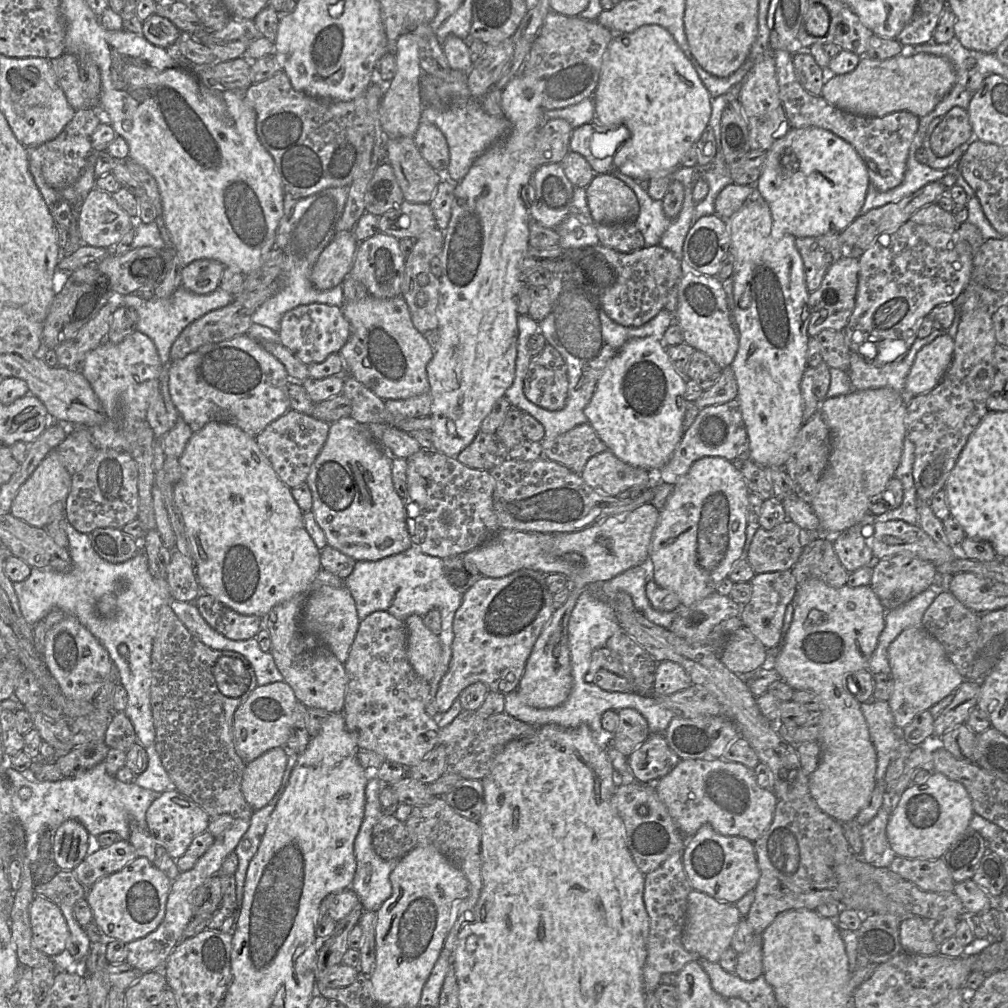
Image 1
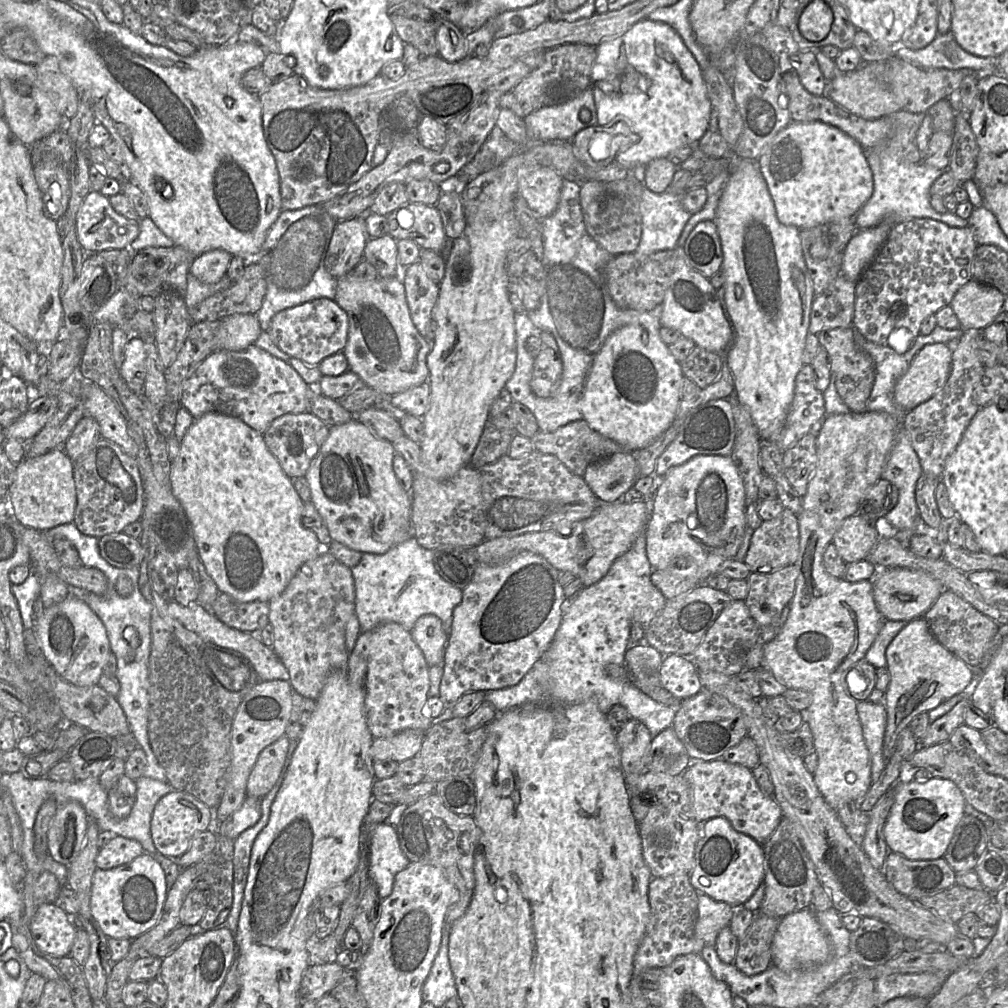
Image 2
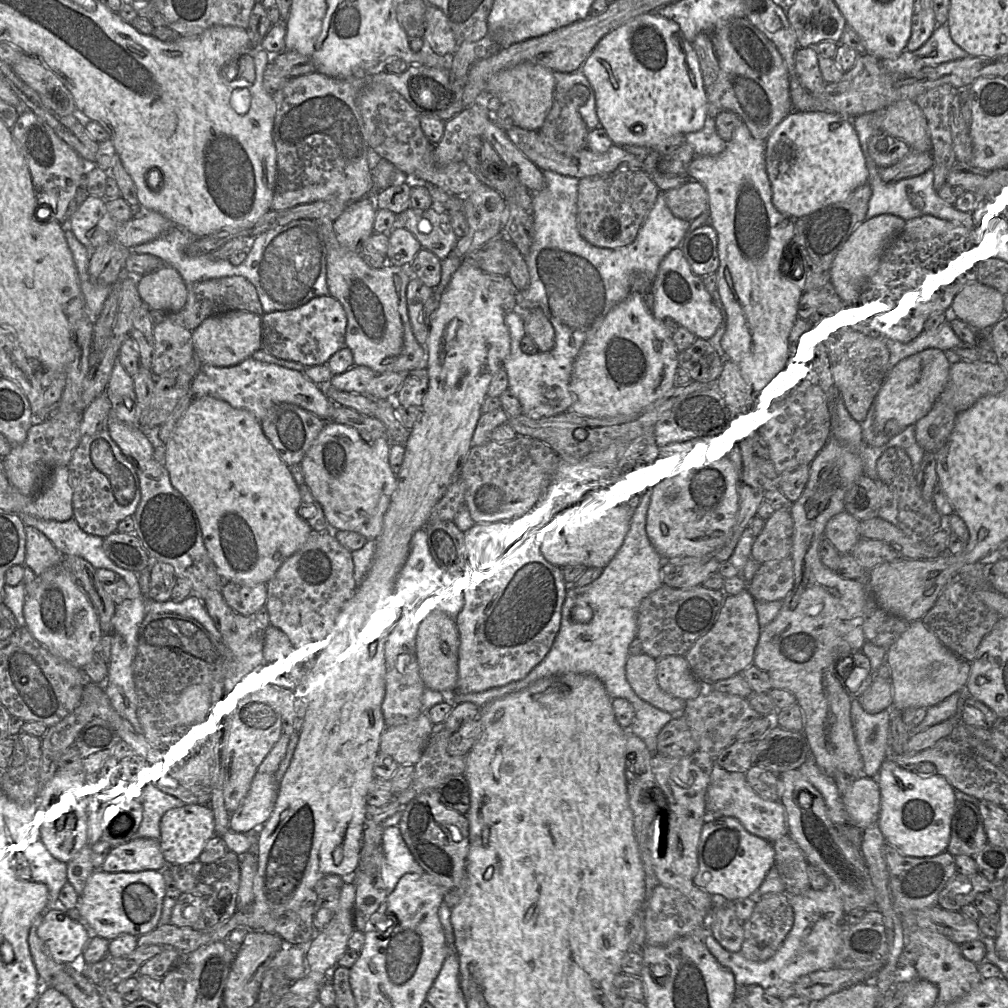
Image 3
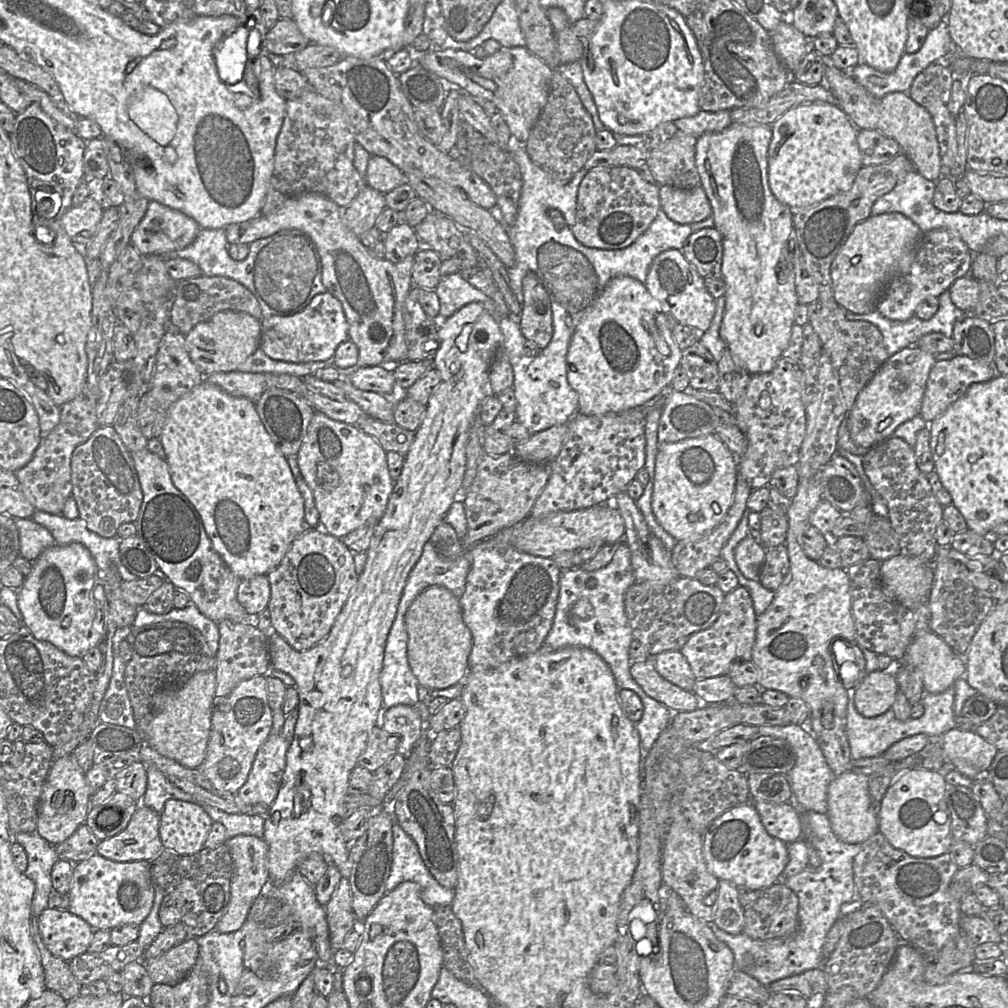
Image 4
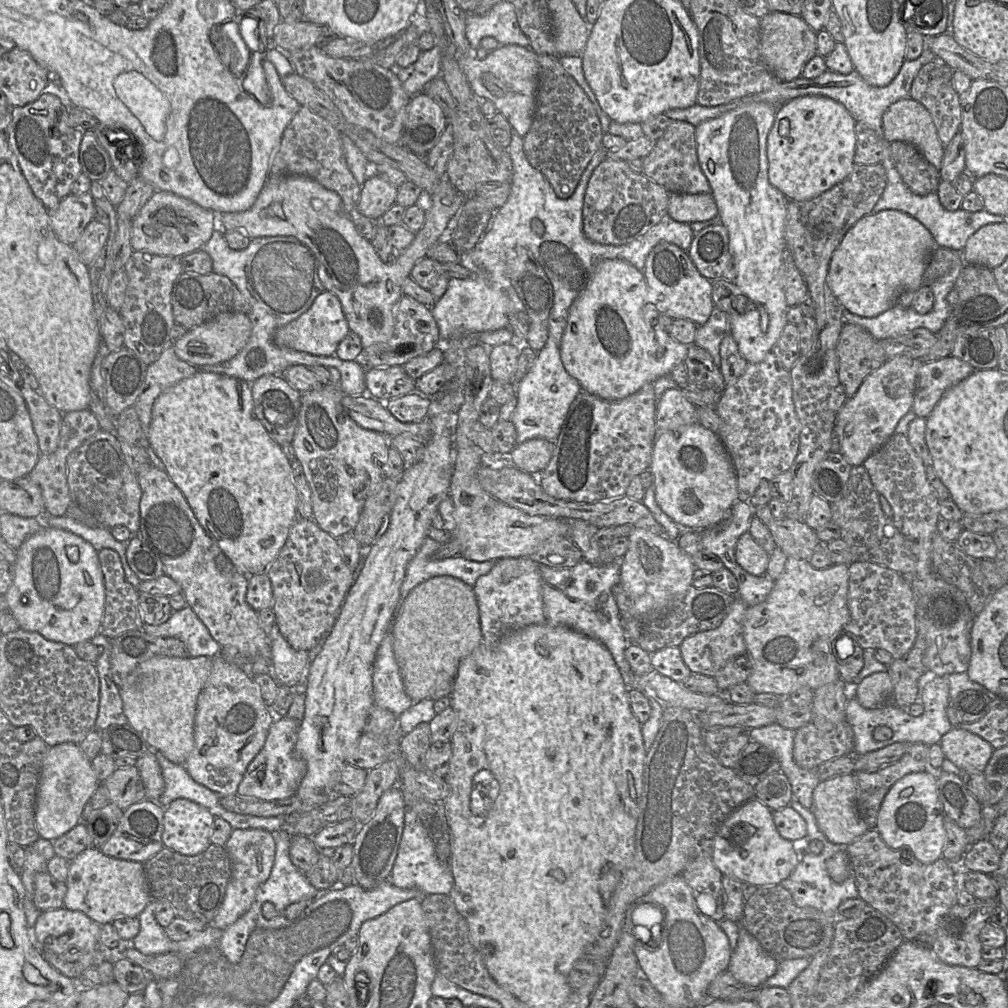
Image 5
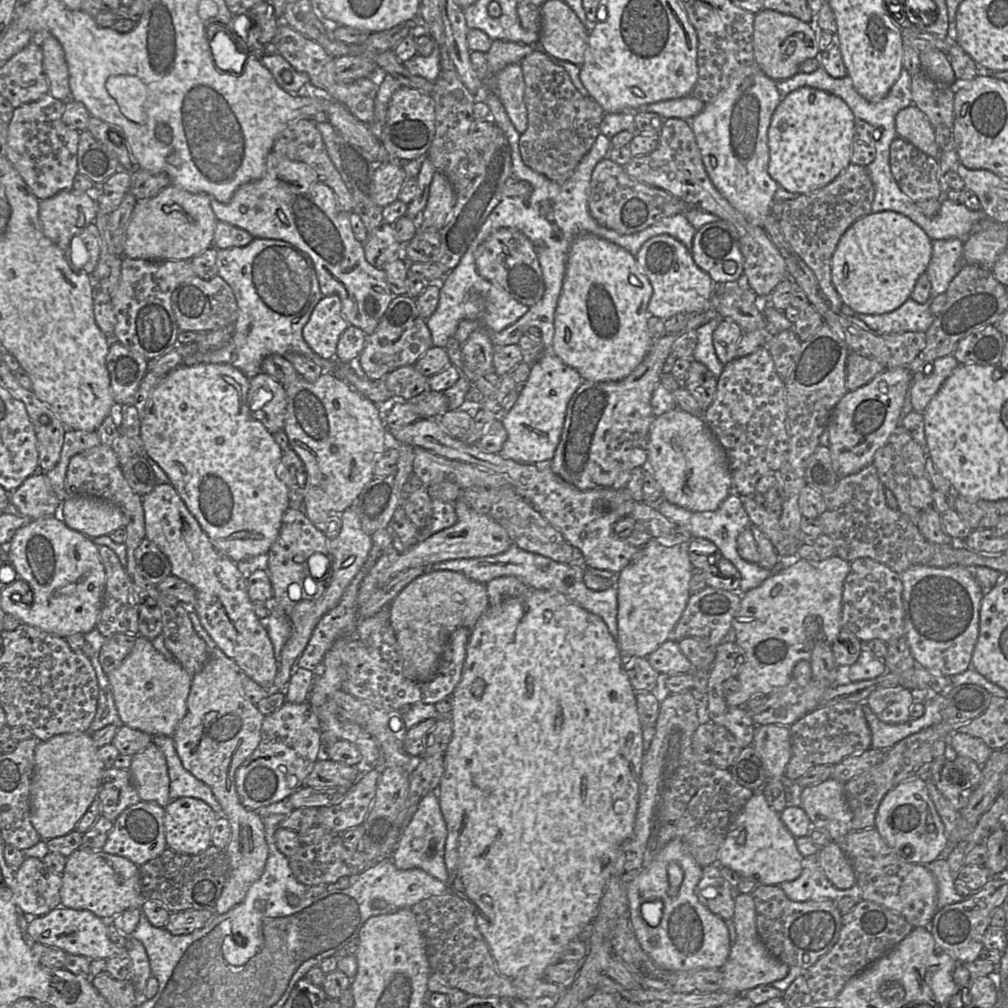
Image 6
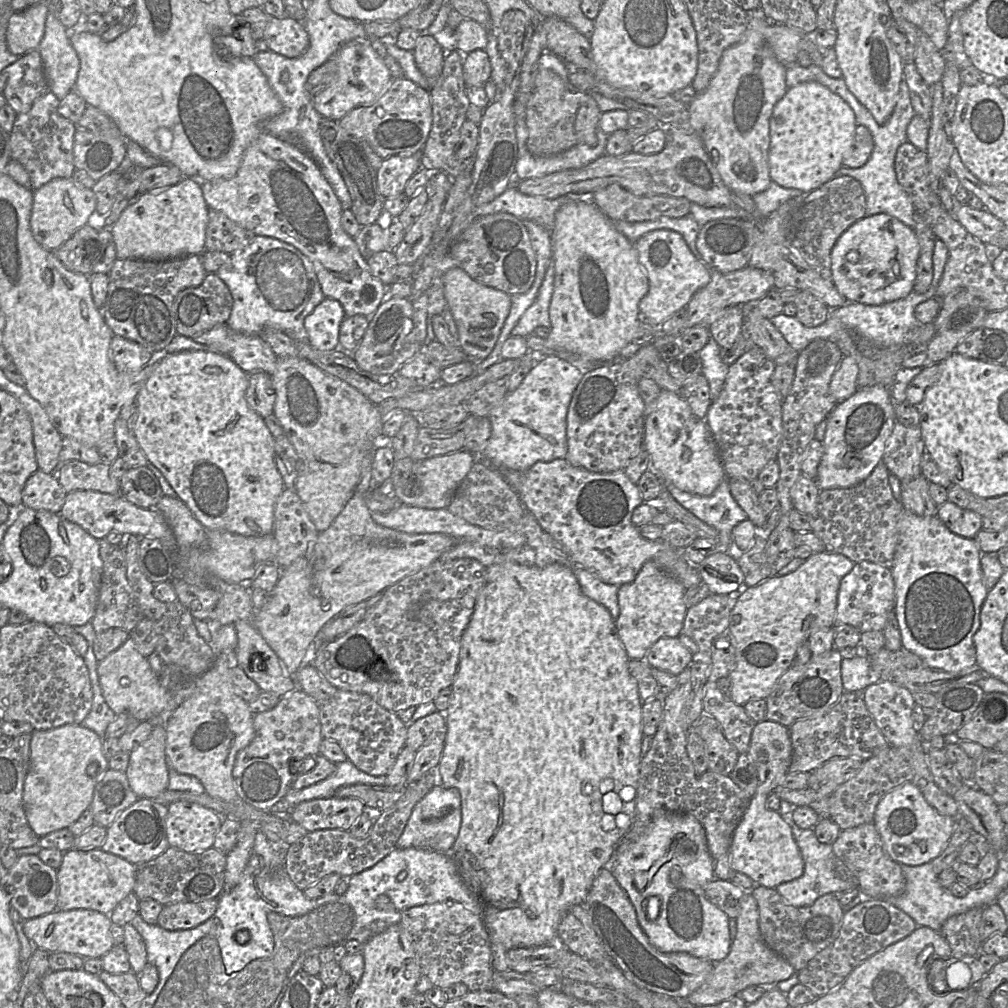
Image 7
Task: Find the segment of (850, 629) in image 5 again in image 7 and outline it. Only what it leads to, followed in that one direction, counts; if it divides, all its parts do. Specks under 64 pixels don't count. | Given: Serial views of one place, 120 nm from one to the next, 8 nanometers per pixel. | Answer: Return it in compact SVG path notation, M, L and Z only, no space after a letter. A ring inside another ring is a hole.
M860 561L854 563L852 570L840 582L834 627L847 624L860 633L883 631L894 609L895 583L891 569L870 561Z

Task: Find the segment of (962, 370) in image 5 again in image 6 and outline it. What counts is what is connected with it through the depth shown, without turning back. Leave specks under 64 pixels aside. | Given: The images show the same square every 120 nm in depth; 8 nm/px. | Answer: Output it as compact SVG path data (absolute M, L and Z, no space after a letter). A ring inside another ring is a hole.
M947 355L918 367L912 374L911 404L923 413L945 380L959 365L953 355Z

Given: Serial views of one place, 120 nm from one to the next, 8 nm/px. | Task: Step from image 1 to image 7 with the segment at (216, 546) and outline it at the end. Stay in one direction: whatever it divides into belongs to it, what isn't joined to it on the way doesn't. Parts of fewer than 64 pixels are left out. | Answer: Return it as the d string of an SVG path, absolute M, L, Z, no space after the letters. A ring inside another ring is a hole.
M182 351L159 359L153 374L148 378L136 397L137 415L133 432L146 458L164 475L178 497L193 513L206 530L222 530L243 536L259 537L273 533L274 508L284 490L283 478L274 461L274 437L264 419L252 410L246 401L249 374L244 372L228 356L211 351Z

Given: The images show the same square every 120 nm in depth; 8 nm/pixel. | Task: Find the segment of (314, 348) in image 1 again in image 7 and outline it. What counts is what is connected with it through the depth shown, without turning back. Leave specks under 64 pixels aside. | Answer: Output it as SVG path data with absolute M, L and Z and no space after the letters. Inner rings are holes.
M325 297L304 320L308 343L319 351L338 349L340 325L345 317L341 304Z

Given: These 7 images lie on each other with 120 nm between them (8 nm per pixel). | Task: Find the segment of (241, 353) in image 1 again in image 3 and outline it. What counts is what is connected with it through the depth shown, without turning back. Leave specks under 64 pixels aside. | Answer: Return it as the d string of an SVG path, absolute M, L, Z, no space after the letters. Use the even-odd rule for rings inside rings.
M249 357L241 363L229 367L203 365L192 381L193 397L211 396L223 400L237 409L251 412L261 421L275 405L288 403L299 406L314 415L330 421L330 409L334 404L323 386L310 381L303 373L277 364L258 361Z

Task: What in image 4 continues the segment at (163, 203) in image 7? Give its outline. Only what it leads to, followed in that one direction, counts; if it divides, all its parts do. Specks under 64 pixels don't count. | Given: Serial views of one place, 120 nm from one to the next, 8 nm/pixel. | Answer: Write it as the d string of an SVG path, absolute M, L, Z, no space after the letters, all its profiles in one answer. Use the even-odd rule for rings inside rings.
M149 201L145 215L131 234L130 244L141 255L164 255L189 246L199 231L199 225L191 217Z

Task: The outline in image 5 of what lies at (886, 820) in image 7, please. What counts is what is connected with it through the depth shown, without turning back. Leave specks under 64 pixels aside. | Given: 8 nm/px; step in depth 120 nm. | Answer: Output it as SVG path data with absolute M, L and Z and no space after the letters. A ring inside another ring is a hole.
M941 770L911 773L899 779L888 791L880 806L876 830L888 847L902 850L923 864L942 857L946 832L943 807L938 796L935 774Z

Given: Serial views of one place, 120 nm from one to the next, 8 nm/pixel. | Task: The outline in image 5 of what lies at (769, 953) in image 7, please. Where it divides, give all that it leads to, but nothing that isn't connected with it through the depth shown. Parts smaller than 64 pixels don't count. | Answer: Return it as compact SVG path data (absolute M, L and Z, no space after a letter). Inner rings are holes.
M739 922L738 941L727 971L743 986L762 987L776 973L777 964L778 961Z

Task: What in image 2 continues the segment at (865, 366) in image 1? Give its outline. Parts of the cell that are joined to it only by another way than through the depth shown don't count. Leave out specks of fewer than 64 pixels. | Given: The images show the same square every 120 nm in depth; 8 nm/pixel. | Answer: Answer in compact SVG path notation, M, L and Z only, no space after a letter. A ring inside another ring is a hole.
M936 325L934 330L929 335L919 334L912 346L905 353L897 353L889 346L882 346L865 339L865 337L856 329L853 329L854 341L859 349L867 353L873 360L875 365L875 380L867 400L867 411L886 412L892 415L899 423L903 425L904 417L907 411L900 407L893 398L894 387L898 379L906 372L915 355L927 344L947 343L952 339L960 339L964 329L947 330Z

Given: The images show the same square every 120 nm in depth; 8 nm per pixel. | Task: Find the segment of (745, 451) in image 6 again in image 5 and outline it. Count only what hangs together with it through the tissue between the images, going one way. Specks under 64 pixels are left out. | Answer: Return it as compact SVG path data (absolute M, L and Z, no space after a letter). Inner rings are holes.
M772 353L759 363L748 363L742 376L733 384L725 384L714 407L721 419L718 437L726 448L737 476L738 499L749 501L762 480L771 481L775 476L790 470L798 454L801 424L792 399L790 371Z

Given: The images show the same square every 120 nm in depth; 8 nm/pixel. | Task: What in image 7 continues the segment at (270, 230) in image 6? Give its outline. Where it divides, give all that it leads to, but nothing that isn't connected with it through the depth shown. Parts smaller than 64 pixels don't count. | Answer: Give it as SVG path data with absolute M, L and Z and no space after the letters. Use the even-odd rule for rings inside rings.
M263 132L244 152L234 177L200 182L203 197L209 209L223 213L255 236L279 239L291 244L305 255L313 264L325 297L337 300L346 316L363 315L370 318L387 298L388 287L372 275L354 238L349 236L342 227L341 202L315 161L300 148ZM353 269L358 269L358 274L351 279L349 272Z

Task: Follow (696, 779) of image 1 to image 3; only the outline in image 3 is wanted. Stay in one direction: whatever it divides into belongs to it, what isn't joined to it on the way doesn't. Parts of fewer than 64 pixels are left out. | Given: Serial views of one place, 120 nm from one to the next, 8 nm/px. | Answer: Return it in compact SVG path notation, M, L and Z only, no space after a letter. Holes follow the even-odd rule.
M717 763L714 764L707 788L705 809L705 823L719 817L734 817L749 833L770 843L774 843L778 838L788 834L783 804L780 801L768 801L761 798L747 782L745 773L727 771Z

